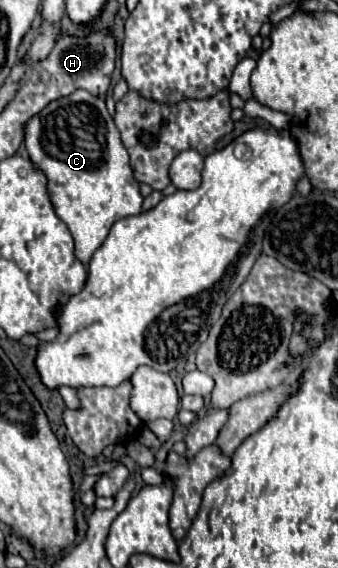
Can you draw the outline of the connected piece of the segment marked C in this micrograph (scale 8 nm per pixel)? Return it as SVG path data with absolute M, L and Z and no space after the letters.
M77 89L67 97L61 97L41 109L29 123L25 123L25 149L29 153L31 163L47 177L47 191L53 203L57 217L69 227L75 239L75 257L89 265L91 255L101 247L107 239L109 229L115 221L139 215L143 211L143 197L139 193L139 183L133 177L129 167L129 155L119 139L119 131L107 113L105 99L91 95L85 89Z

